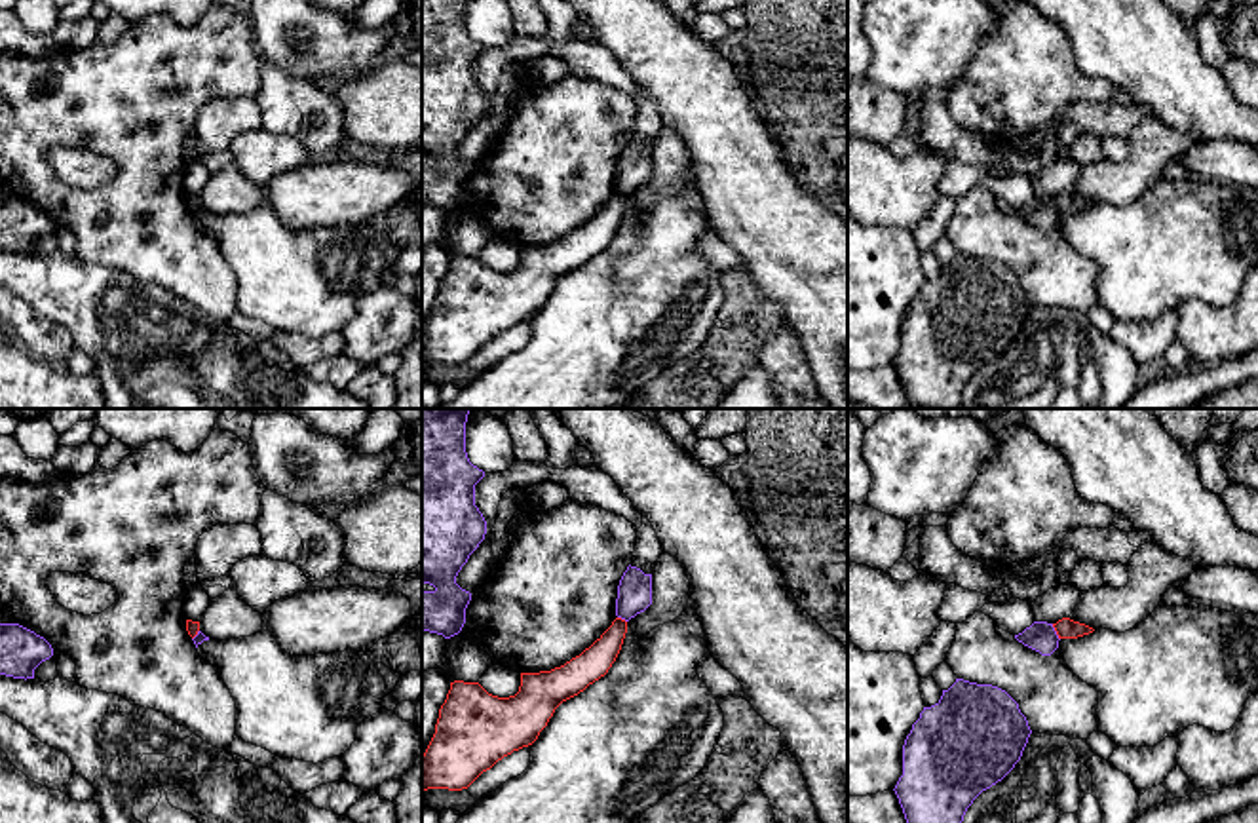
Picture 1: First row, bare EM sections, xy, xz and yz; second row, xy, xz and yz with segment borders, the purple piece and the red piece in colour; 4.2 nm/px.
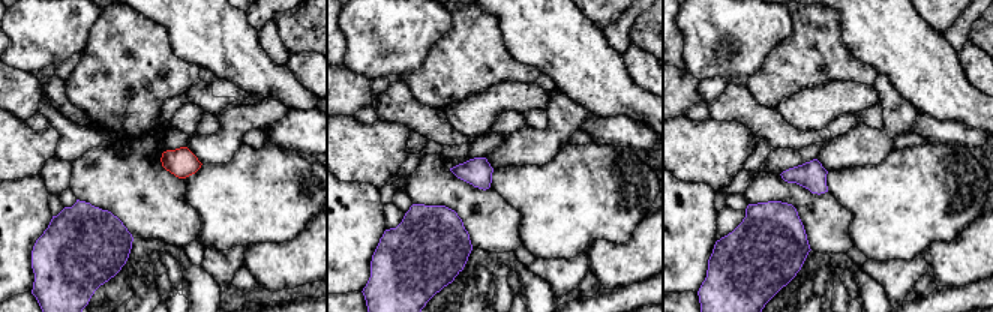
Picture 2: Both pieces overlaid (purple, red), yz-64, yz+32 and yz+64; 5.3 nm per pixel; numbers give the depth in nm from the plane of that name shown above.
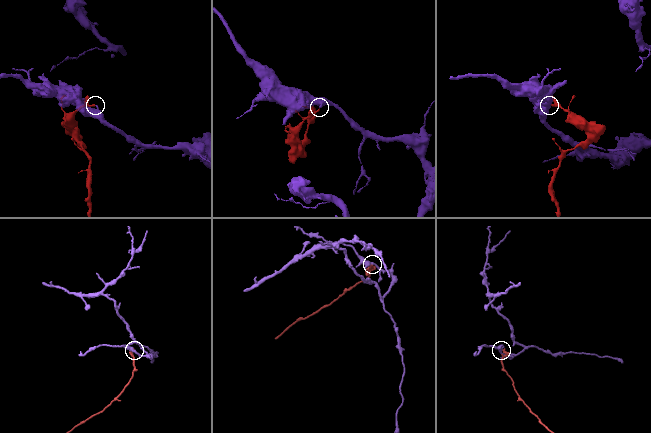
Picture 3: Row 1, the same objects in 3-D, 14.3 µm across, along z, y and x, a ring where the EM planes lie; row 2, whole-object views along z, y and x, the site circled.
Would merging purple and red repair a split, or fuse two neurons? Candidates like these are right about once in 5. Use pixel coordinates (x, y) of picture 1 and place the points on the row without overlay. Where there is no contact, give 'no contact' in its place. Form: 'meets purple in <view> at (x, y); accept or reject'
meets purple in yz at (1055, 206); reject

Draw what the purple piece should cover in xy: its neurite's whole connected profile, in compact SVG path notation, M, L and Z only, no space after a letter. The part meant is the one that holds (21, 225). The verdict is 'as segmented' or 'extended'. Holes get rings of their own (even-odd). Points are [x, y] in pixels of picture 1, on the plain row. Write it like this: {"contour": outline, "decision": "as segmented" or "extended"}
{"contour": "M0 198L0 249L34 253L34 243L51 230L44 211L19 198Z", "decision": "as segmented"}

